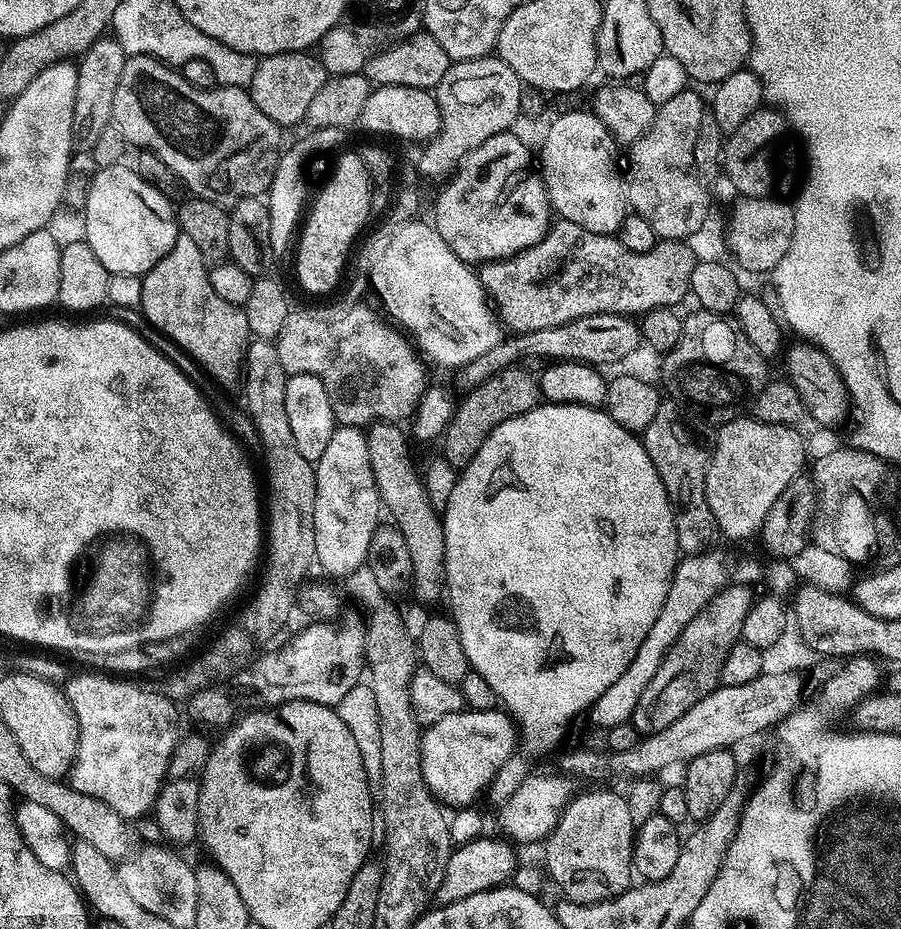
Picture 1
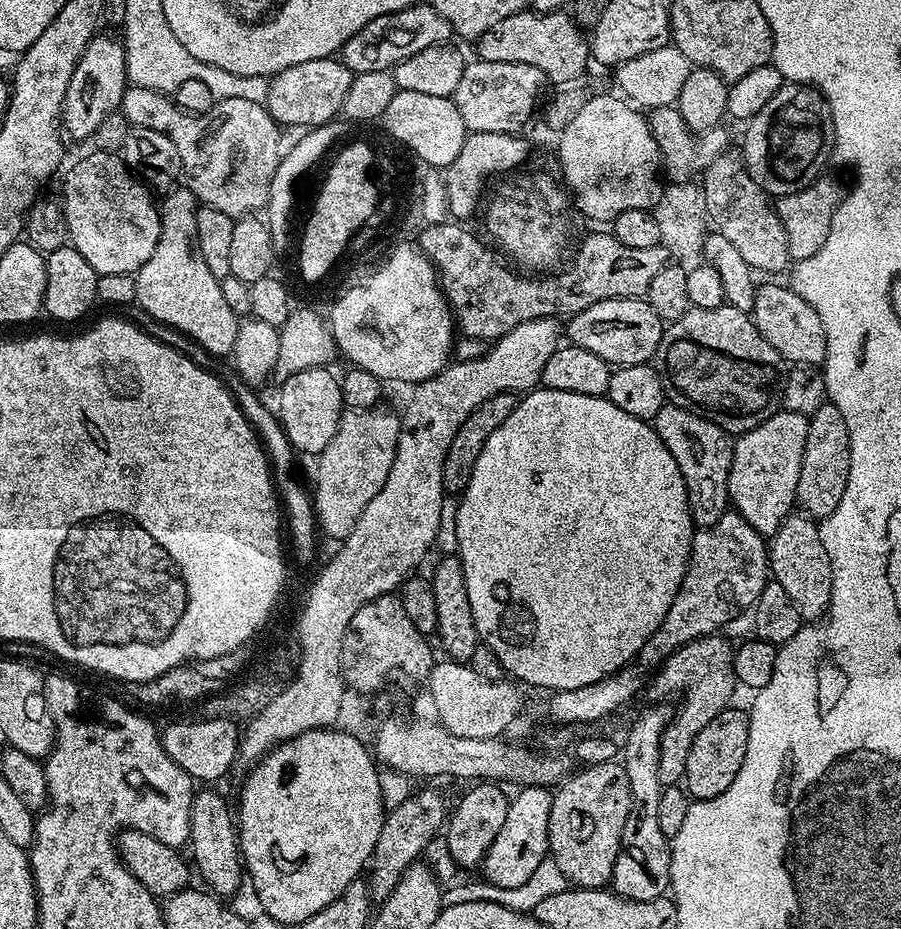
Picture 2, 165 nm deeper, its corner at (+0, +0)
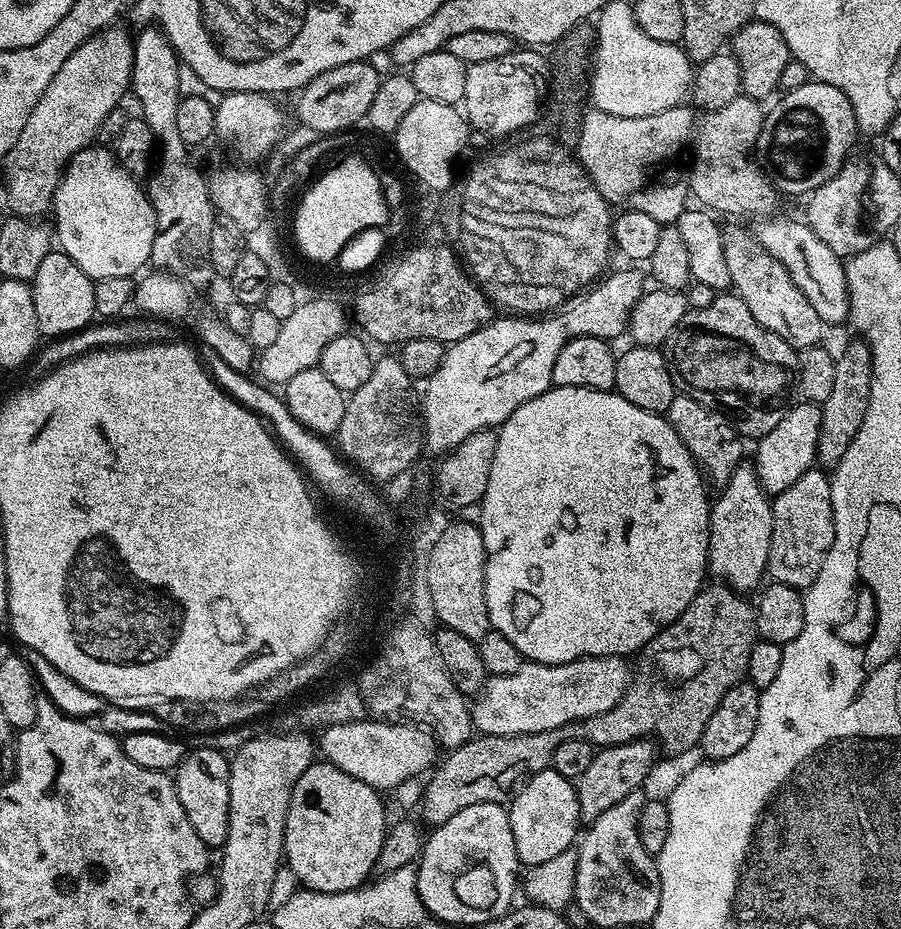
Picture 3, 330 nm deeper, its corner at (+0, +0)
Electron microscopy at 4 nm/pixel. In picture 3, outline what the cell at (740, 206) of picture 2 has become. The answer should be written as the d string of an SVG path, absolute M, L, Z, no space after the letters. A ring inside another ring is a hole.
M788 219L785 224L768 224L772 222L760 222L757 228L754 228L755 238L758 239L762 247L774 256L780 264L786 266L786 270L790 274L790 278L794 282L794 286L798 286L798 290L802 290L802 294L806 294L810 306L814 306L814 310L818 313L818 318L822 318L822 322L826 326L832 324L840 324L849 319L848 315L848 283L844 274L845 263L841 257L838 257L816 234L814 234L807 221Z

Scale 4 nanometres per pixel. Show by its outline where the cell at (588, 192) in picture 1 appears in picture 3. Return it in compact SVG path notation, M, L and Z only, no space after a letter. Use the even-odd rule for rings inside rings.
M684 107L642 118L585 111L578 129L575 155L609 205L620 210L642 210L642 214L650 214L661 226L675 225L679 215L689 207L690 189L682 176L672 169L672 159L694 136L693 109Z

